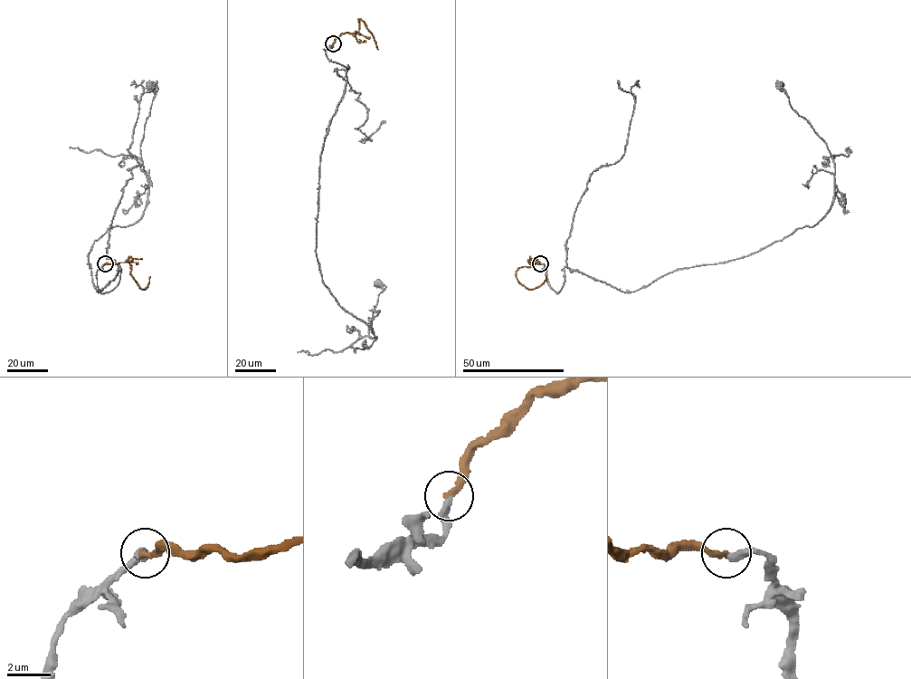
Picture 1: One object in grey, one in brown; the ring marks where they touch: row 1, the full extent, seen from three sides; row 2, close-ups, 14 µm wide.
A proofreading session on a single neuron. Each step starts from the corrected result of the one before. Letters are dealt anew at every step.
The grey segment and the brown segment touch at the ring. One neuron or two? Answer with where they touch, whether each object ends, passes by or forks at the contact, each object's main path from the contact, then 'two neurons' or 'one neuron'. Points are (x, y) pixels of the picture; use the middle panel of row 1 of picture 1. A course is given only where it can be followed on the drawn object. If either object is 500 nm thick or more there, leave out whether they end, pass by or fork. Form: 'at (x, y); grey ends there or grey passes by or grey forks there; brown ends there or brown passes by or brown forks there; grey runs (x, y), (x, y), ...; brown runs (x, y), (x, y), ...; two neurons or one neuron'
at (333, 43); grey ends there; brown ends there; grey runs (333, 43), (326, 56), (348, 68), (321, 153), (316, 256), (324, 284), (370, 328), (372, 338), (379, 284); brown runs (333, 43), (346, 33), (355, 31), (359, 33), (360, 19), (372, 35), (378, 50); two neurons

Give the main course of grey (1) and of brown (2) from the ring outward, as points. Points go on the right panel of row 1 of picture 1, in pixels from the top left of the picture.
1: (540, 263), (556, 292), (566, 267), (634, 291), (818, 223), (833, 198), (834, 162), (781, 84)
2: (540, 263), (530, 263), (528, 260), (530, 266), (519, 267), (516, 278), (532, 289), (540, 286), (546, 277)

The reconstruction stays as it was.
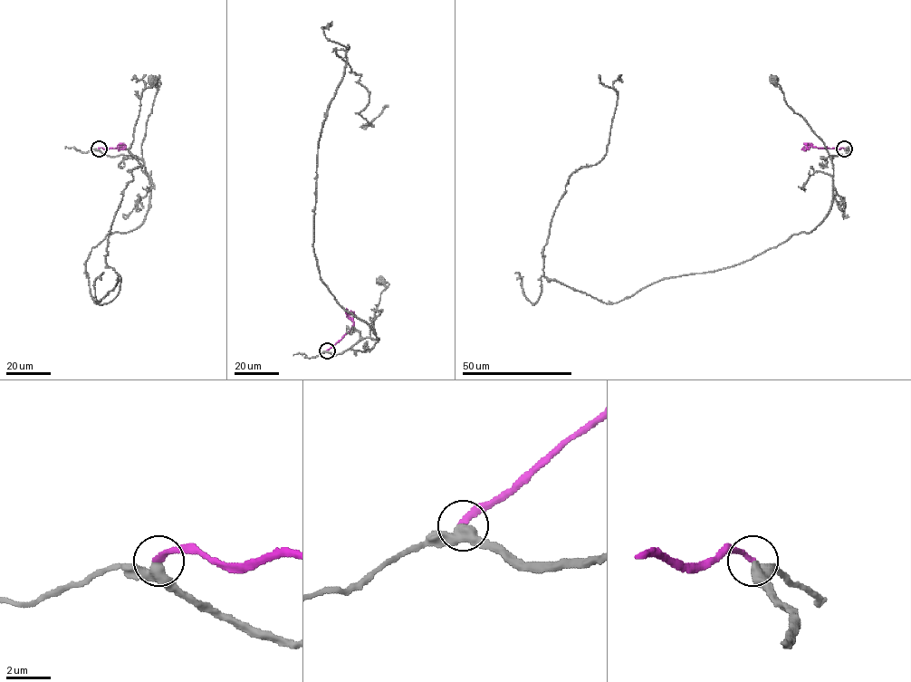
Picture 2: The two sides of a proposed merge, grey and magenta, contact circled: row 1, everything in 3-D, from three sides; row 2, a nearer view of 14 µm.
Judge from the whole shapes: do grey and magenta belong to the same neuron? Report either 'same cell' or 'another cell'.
same cell

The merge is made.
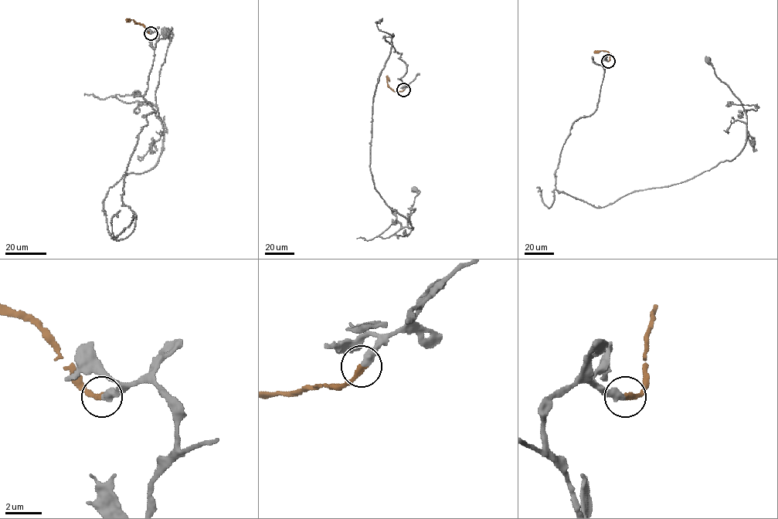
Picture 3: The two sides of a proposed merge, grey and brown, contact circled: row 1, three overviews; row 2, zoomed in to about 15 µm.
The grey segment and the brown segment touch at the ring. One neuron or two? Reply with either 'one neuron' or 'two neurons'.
one neuron

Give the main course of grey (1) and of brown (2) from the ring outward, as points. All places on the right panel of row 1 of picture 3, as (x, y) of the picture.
1: (607, 61), (595, 111), (573, 123), (555, 172), (555, 189), (598, 207), (739, 154), (745, 110), (708, 59)
2: (608, 61), (609, 54), (603, 51), (595, 52), (599, 51)

